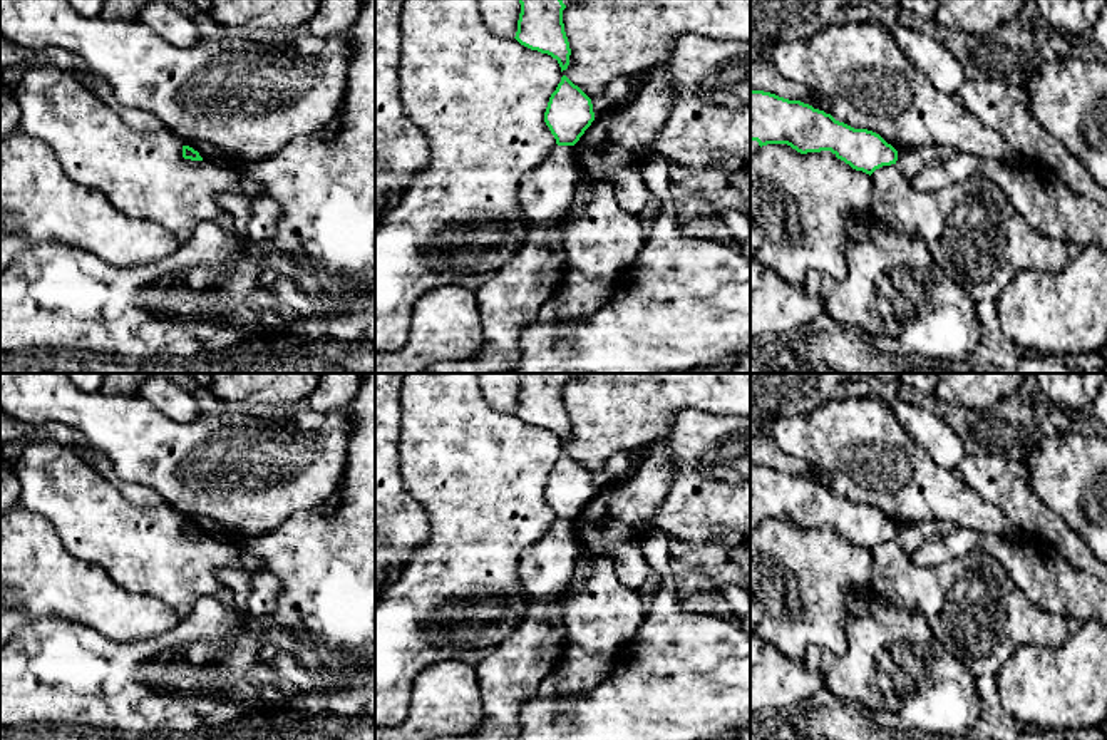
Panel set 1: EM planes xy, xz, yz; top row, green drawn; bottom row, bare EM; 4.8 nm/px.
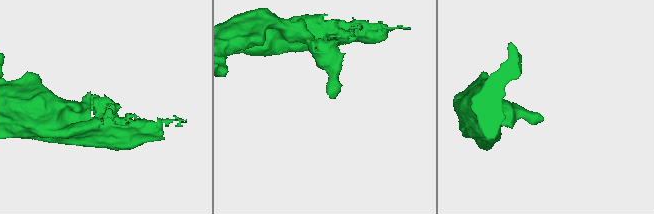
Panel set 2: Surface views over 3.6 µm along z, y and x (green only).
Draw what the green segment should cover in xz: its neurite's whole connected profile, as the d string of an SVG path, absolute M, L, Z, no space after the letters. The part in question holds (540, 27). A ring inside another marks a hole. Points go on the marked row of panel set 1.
M519 0L516 40L558 60L561 72L569 65L569 42L564 32L563 0Z

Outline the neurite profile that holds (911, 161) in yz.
M926 146L916 149L906 147L898 151L896 166L908 179L911 179L913 176L919 174L924 167L936 162L950 161L958 154L958 149L948 146Z

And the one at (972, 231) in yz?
M891 164L876 169L871 174L871 181L873 211L898 231L918 236L945 276L960 286L973 303L995 300L1010 280L1022 271L1058 273L1068 263L1068 244L1030 228L995 179L976 176L941 191L918 193L901 169Z

